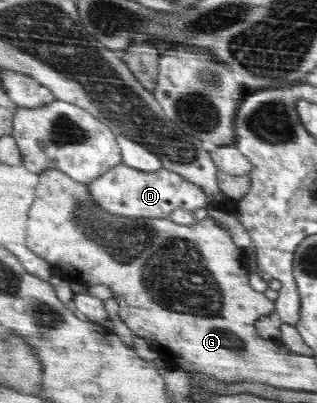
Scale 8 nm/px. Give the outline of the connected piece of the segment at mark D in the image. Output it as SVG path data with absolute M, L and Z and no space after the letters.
M122 162L87 185L95 204L109 214L128 218L166 218L177 209L194 211L210 201L199 184L163 166L155 172L143 172Z

